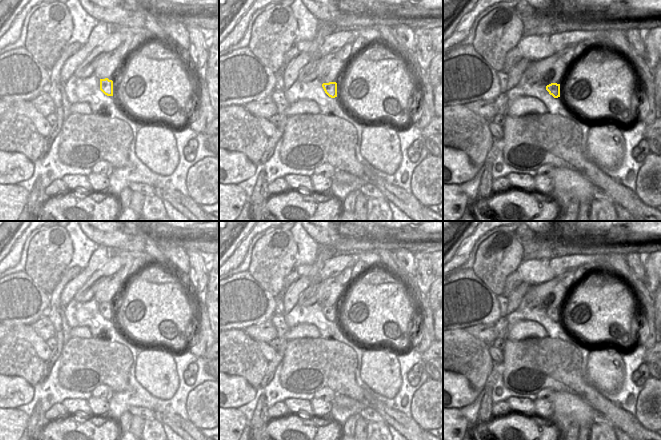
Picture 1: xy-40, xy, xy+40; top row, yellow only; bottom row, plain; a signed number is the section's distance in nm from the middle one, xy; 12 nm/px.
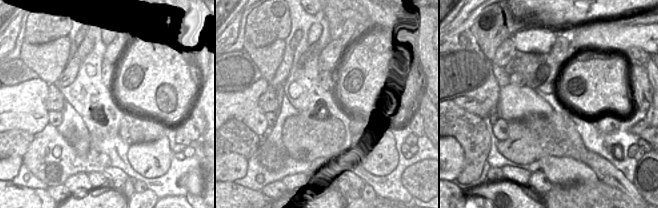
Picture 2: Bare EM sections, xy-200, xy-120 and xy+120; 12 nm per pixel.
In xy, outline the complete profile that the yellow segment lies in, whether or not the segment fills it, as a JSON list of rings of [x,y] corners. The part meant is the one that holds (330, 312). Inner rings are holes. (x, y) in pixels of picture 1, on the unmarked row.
[[[336,306],[323,307],[322,311],[323,311],[325,317],[329,321],[331,321],[331,322],[337,321],[337,307]]]

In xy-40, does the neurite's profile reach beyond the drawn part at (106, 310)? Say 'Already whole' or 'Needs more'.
Already whole

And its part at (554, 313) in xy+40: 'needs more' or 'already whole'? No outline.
already whole

